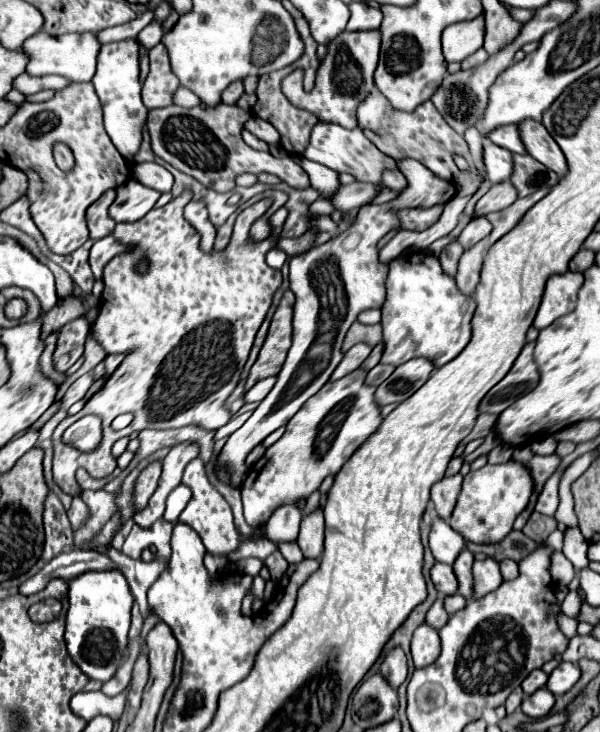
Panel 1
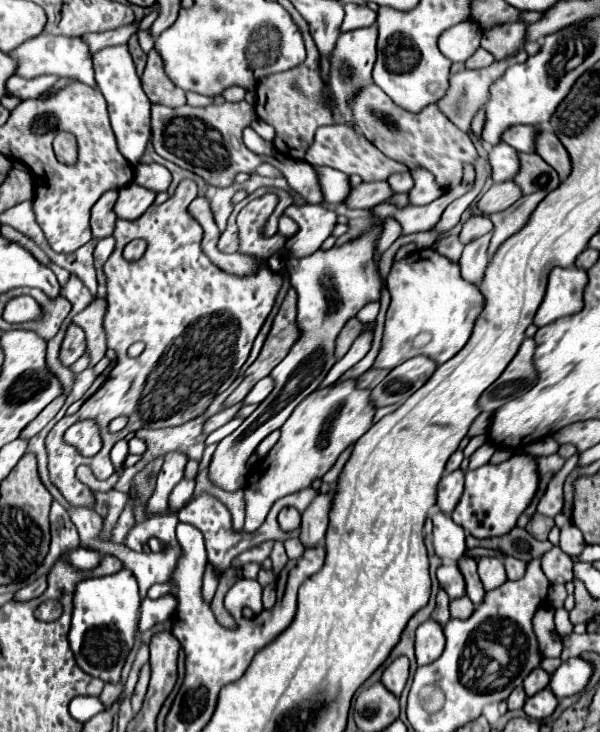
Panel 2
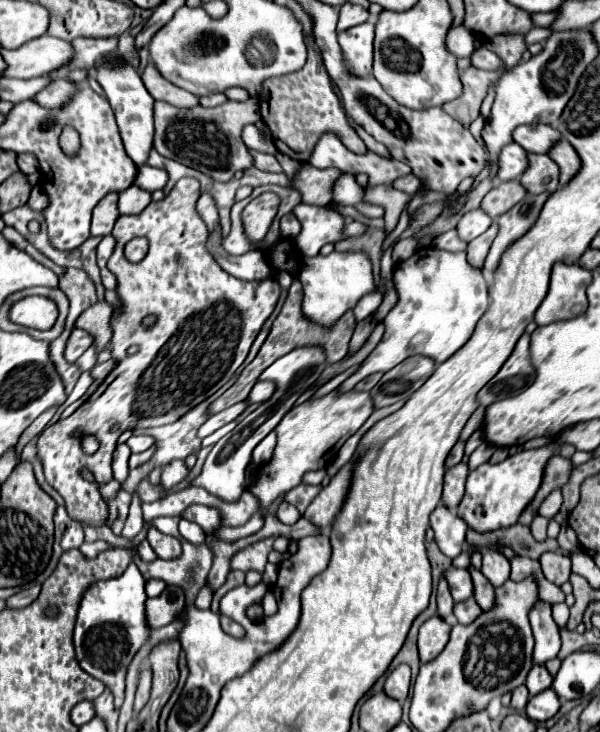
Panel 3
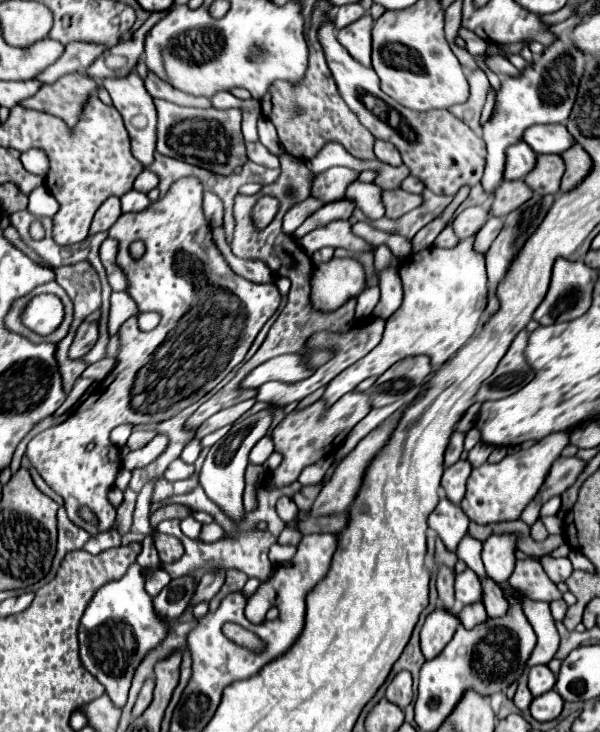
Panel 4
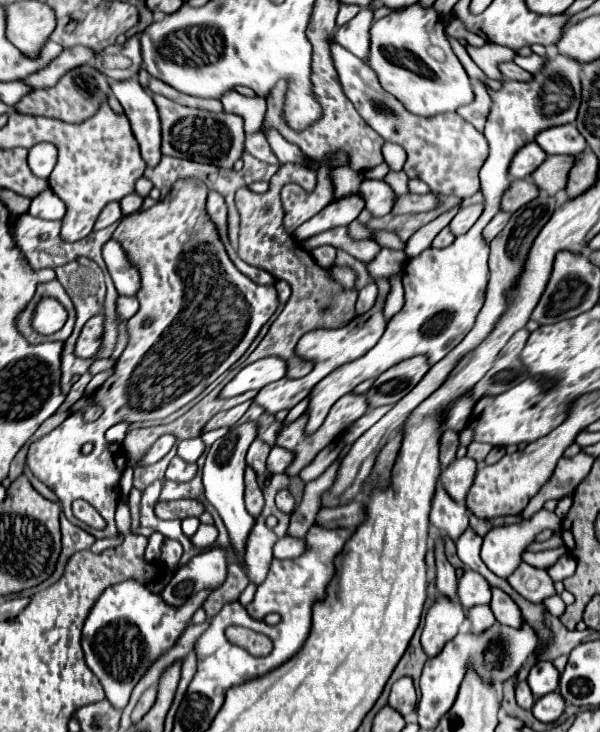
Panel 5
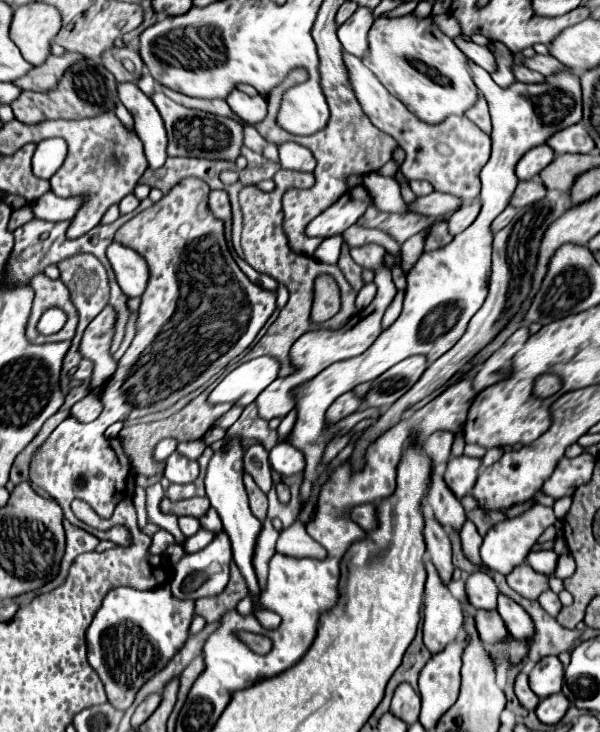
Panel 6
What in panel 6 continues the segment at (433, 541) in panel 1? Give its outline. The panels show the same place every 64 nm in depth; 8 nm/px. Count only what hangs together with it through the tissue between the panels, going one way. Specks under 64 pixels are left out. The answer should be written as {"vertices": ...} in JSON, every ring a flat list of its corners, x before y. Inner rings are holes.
{"vertices":[[432,474,430,490,428,490,428,504,432,506,434,518,444,526,452,528,454,532,460,532,460,528,466,522,466,512,456,496,450,494,448,486,444,484,444,478,438,474]]}

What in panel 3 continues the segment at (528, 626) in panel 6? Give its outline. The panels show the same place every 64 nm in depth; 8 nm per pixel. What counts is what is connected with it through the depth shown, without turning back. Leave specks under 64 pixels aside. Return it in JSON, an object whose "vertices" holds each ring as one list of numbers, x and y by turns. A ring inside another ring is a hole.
{"vertices":[[468,566,468,572,470,572,472,584,474,584,474,600,478,602,478,606,482,610,490,608,494,604,494,588,492,588,492,584,488,584,488,580,484,580,482,572,476,570,474,566]]}

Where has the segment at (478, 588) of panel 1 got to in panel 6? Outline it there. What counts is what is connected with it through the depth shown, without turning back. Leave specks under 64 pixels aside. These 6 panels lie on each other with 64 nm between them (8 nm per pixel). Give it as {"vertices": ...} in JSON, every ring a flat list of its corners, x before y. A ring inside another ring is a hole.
{"vertices":[[536,504,532,506,530,510,526,510,524,514,516,516,516,518,508,518,500,524,496,524,494,528,488,530,488,534,484,536,484,542,482,542,482,548,480,548,480,556,482,556,482,562,494,570,494,572,500,572,504,576,508,576,520,562,526,560,530,548,536,544,538,536,552,524,556,524,556,516,554,516,554,510,552,508,546,508,542,504]]}

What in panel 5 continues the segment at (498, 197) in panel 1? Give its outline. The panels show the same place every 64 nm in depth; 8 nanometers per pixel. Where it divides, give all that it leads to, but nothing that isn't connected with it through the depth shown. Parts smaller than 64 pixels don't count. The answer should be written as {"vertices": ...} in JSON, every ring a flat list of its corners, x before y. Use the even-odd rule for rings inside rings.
{"vertices":[[512,180,510,188,504,192,500,200,500,210,514,212,520,206,528,204,538,196,538,188,532,184,532,180]]}

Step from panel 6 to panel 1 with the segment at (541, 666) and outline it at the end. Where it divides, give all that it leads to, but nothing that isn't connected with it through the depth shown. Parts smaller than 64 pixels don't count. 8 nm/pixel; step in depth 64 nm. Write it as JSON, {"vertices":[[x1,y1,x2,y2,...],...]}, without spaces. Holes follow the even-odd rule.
{"vertices":[[532,670,528,674,528,678,522,682,522,690,526,696,534,694,538,688,544,688,546,686,546,680,548,680,548,674,544,674,544,670]]}

